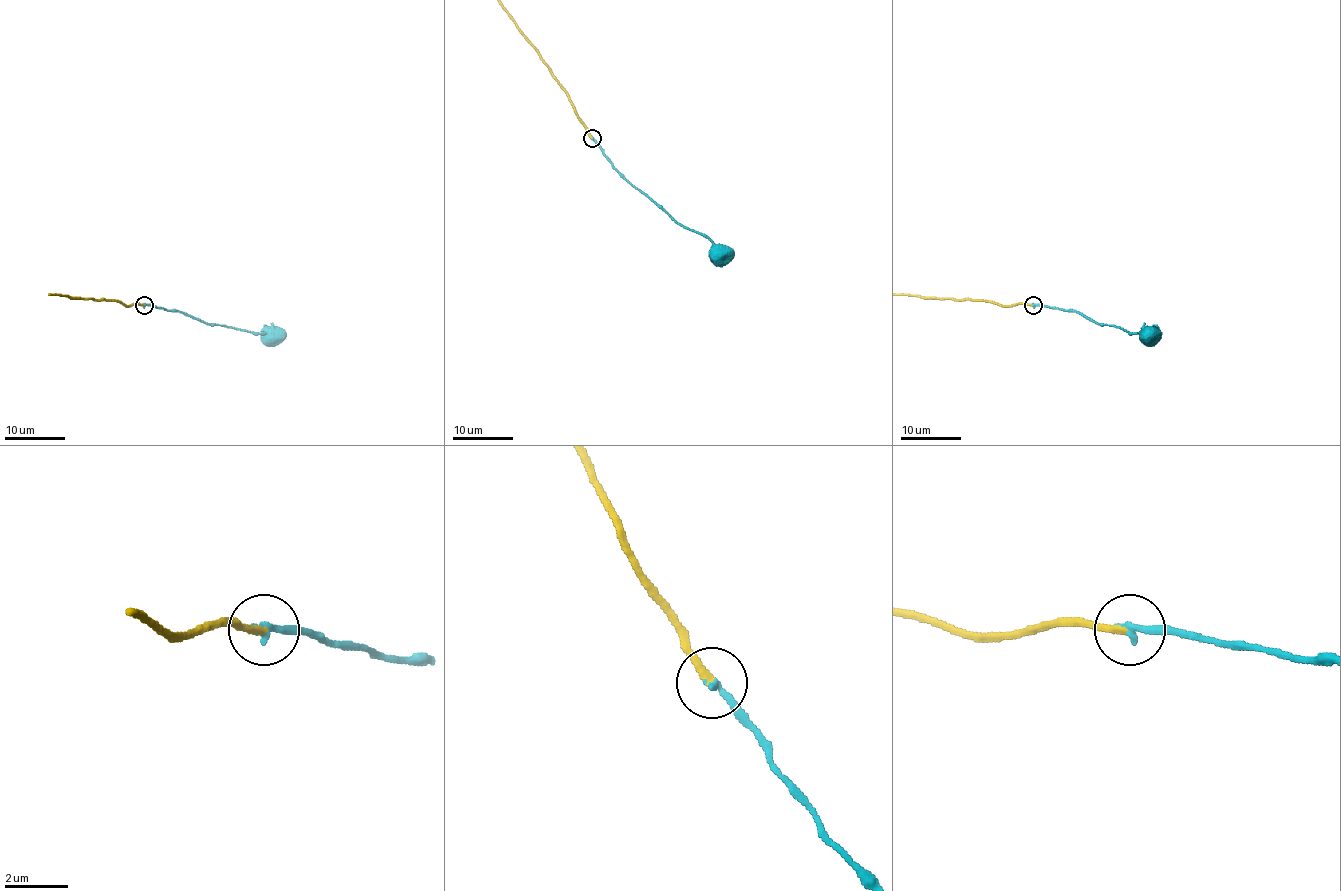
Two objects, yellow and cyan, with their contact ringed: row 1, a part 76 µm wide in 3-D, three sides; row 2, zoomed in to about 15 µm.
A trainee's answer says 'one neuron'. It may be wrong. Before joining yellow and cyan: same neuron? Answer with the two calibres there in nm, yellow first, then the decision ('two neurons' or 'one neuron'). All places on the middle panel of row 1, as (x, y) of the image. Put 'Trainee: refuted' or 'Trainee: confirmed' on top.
Trainee: refuted
240/240 nm | two neurons

